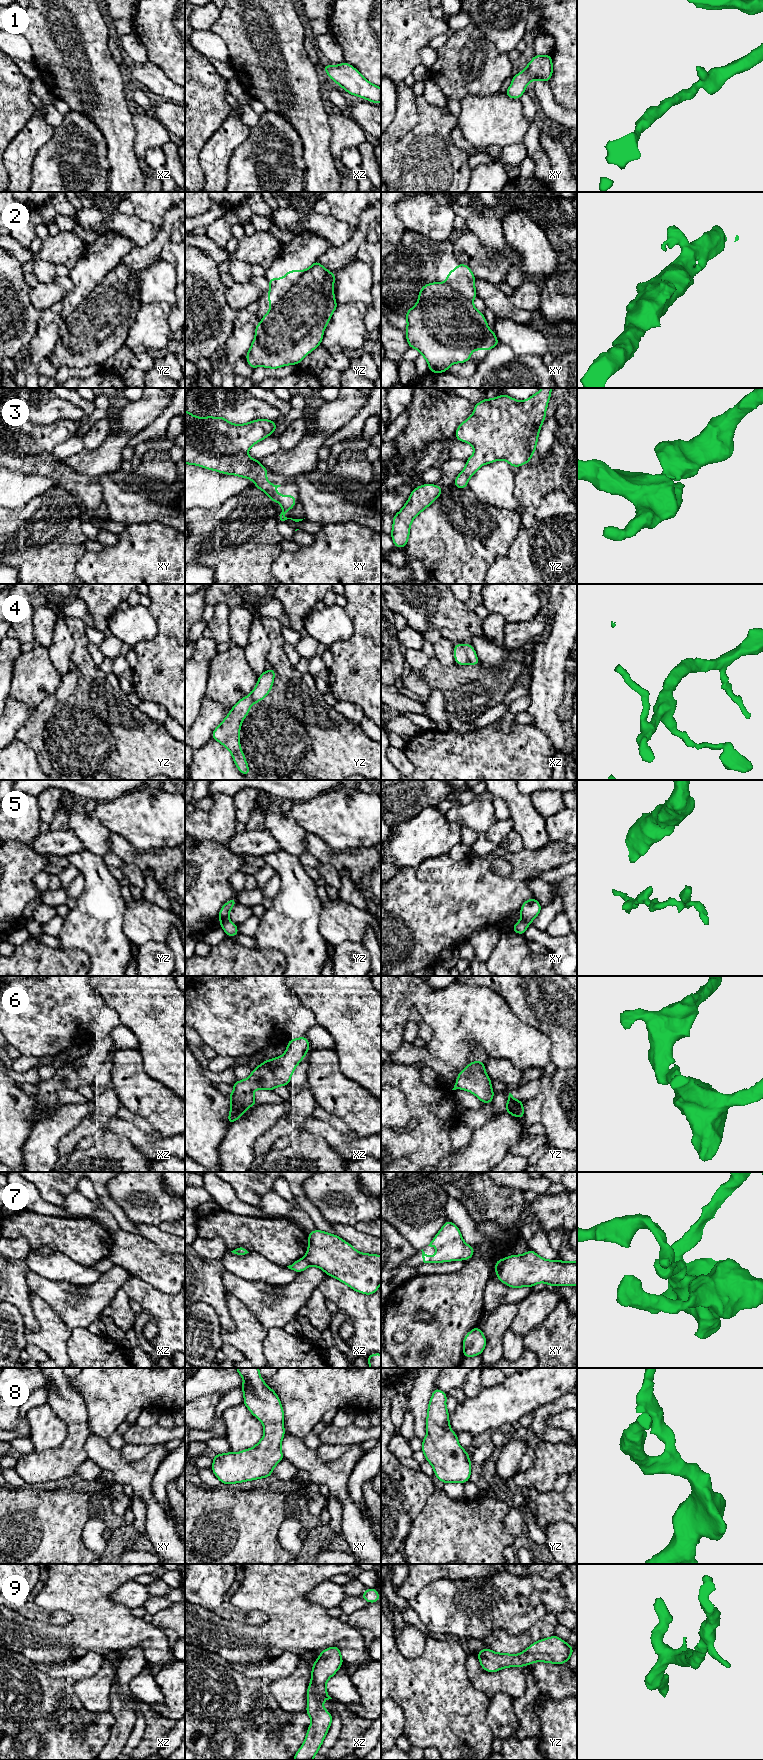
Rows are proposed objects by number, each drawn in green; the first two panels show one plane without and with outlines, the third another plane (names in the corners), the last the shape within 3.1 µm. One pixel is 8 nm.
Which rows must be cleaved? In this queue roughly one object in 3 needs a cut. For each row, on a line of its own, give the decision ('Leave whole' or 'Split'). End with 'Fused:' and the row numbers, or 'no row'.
1: Leave whole
2: Leave whole
3: Leave whole
4: Leave whole
5: Split
6: Leave whole
7: Split
8: Leave whole
9: Leave whole
Fused: 5, 7

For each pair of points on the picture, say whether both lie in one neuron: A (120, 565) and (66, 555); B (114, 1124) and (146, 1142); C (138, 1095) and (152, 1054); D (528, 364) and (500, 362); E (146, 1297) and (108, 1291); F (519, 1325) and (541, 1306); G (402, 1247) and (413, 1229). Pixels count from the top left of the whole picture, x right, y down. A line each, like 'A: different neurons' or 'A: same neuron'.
A: different neurons
B: same neuron
C: different neurons
D: same neuron
E: different neurons
F: same neuron
G: different neurons

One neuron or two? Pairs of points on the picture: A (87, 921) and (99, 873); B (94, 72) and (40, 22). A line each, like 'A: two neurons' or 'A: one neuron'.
A: one neuron
B: one neuron

